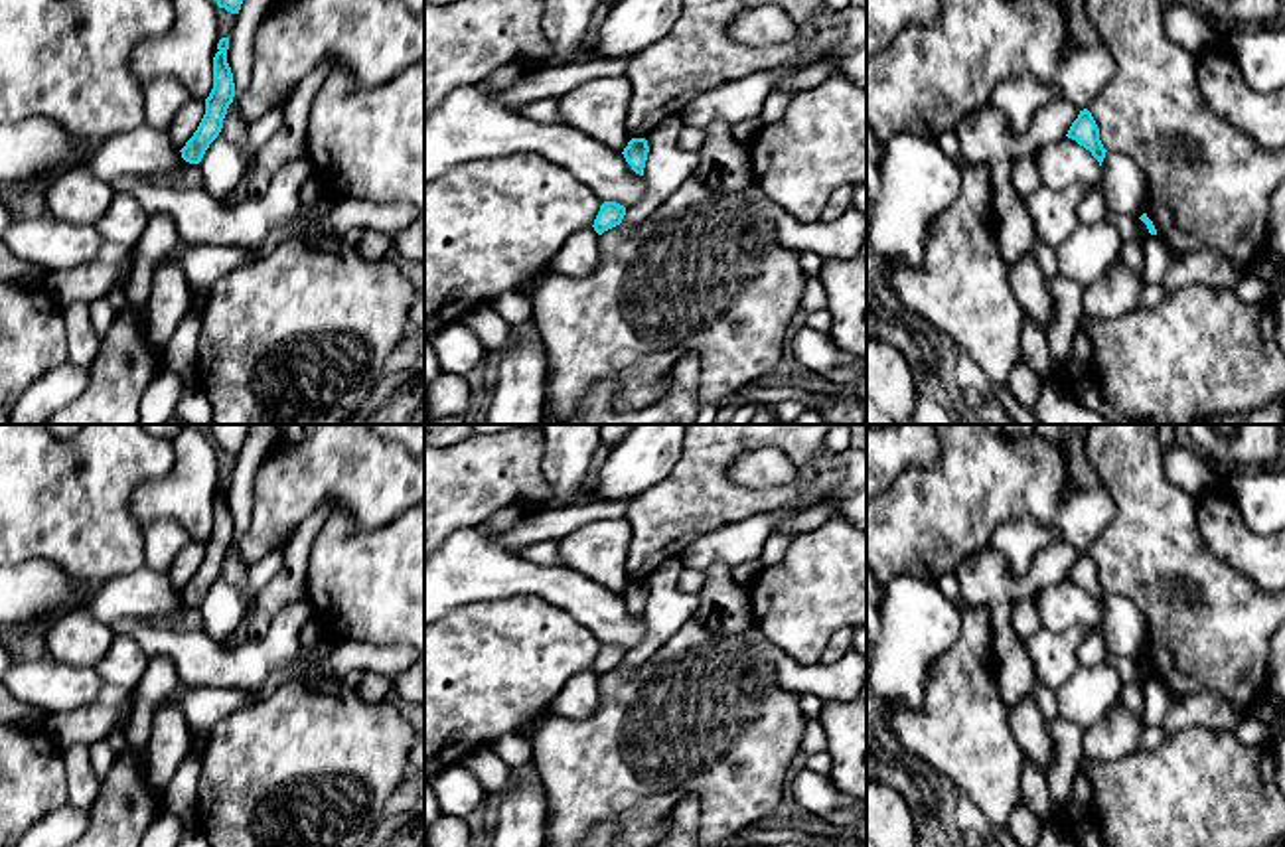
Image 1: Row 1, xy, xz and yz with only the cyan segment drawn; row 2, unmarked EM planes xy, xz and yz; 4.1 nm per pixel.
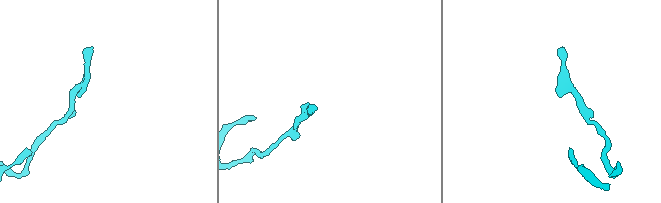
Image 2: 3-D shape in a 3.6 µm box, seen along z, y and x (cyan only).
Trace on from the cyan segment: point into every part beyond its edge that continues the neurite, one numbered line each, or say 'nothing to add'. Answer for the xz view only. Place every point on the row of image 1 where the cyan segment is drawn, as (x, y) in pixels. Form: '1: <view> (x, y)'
nothing to add

